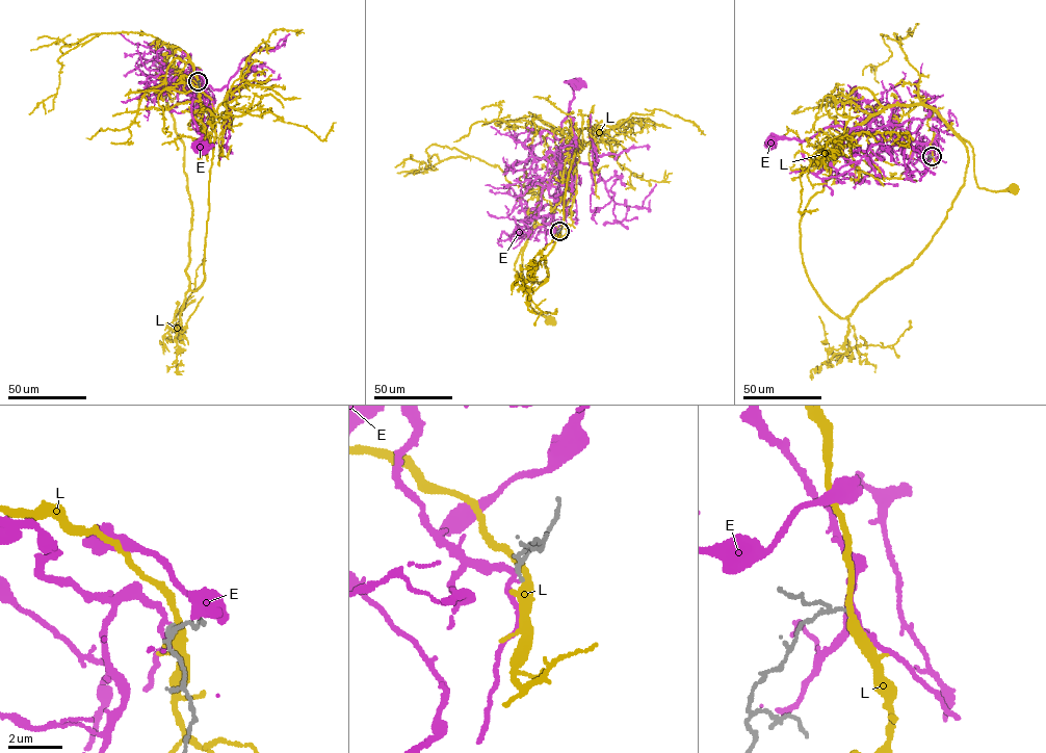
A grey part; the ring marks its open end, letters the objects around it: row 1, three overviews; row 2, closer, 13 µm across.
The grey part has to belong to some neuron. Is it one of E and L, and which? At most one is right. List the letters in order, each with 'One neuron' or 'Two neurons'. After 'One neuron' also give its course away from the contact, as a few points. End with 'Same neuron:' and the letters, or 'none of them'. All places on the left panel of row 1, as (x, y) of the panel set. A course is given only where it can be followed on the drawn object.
E: Two neurons
L: Two neurons
Same neuron: none of them

